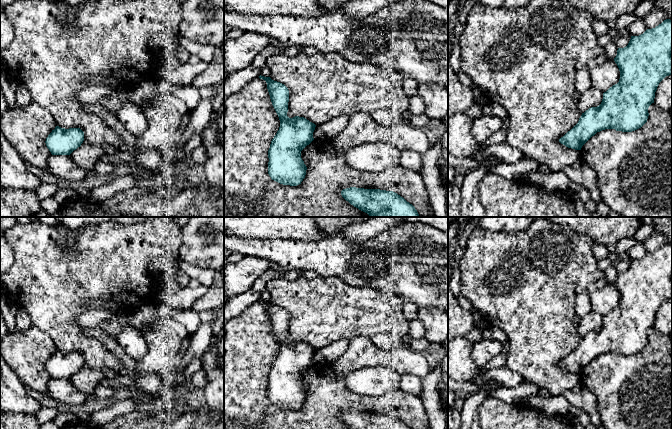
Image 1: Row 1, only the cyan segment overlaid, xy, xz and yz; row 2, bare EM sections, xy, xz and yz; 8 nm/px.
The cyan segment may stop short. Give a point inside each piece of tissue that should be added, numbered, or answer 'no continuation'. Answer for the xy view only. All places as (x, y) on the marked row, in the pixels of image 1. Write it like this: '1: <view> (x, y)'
no continuation

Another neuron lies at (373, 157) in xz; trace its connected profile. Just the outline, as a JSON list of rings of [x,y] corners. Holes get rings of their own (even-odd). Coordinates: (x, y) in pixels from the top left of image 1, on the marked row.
[[[383,141],[360,144],[344,150],[342,154],[353,169],[370,174],[401,165],[400,151]]]

